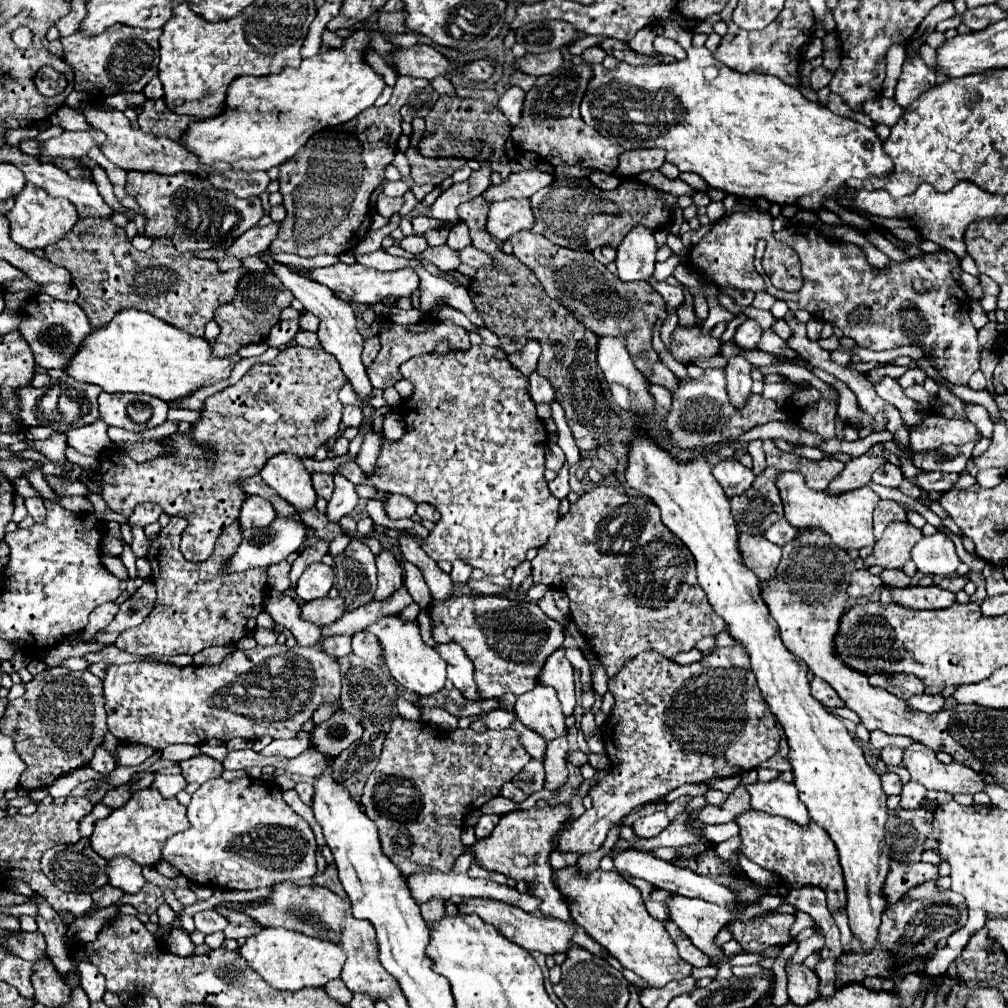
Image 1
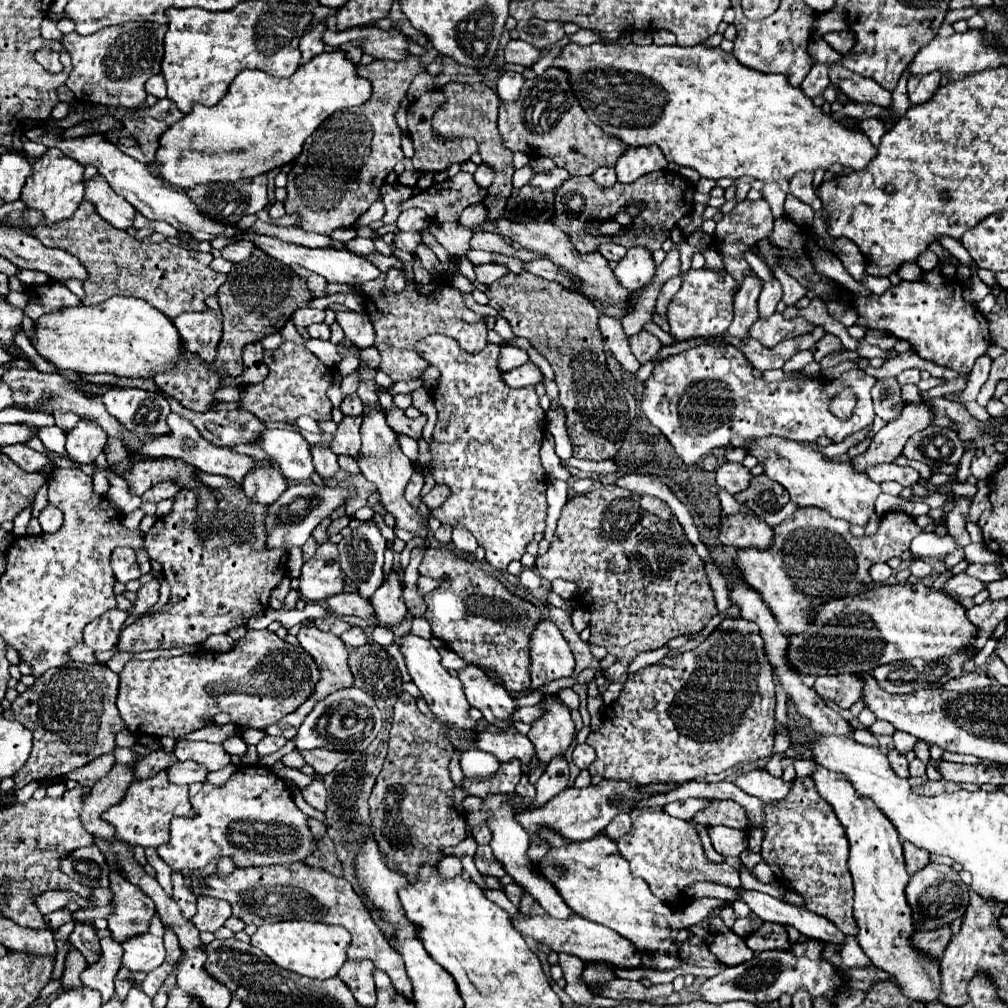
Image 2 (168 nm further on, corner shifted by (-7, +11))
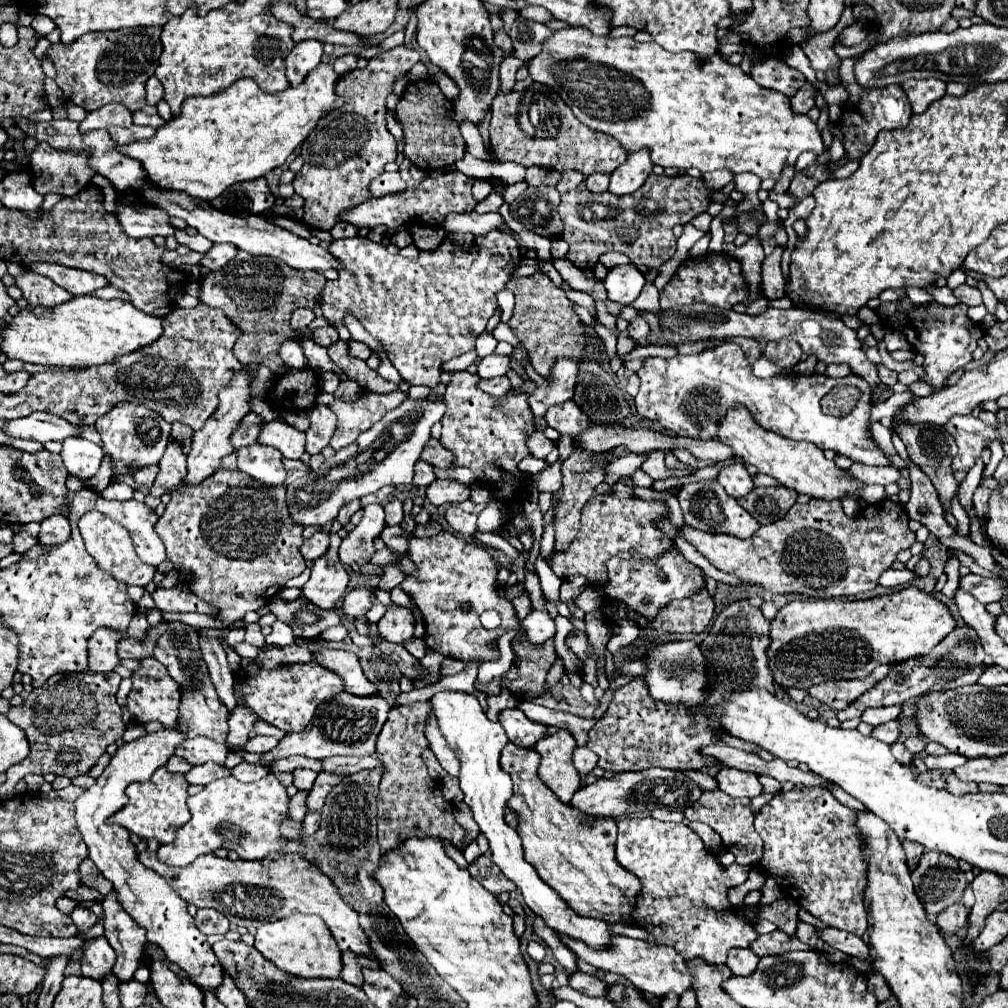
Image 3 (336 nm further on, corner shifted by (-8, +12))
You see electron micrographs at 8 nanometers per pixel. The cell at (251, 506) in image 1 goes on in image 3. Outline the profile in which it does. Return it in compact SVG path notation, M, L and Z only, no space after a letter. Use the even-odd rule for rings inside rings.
M260 443L238 449L238 469L264 485L284 485L286 479L282 453Z

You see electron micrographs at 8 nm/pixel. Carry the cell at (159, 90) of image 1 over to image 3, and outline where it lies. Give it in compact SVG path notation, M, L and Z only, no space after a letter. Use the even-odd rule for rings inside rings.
M150 77L148 83L146 83L146 101L148 101L148 105L156 105L162 99L162 95L164 95L164 87L162 87L160 79Z

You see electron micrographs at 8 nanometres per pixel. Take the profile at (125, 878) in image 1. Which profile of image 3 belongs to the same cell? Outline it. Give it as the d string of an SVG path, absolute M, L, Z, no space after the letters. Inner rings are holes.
M112 891L102 901L104 907L104 937L116 951L118 959L112 973L120 983L126 983L134 977L134 971L140 967L144 953L144 927L136 927L136 921L120 907L116 893Z

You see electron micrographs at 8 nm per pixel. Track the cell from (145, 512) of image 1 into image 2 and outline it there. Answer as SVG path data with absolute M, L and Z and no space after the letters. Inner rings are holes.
M165 480L165 482L159 482L155 484L153 488L149 488L145 494L143 494L143 500L145 502L161 502L165 498L173 498L175 492L179 492L181 486L177 482L171 482L171 480Z

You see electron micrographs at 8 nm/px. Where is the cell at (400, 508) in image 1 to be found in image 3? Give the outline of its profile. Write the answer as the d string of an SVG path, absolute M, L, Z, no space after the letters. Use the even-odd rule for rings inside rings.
M420 459L420 463L416 463L416 467L414 467L414 479L412 479L412 487L422 489L422 487L430 485L434 479L436 479L436 475L434 475L432 465Z

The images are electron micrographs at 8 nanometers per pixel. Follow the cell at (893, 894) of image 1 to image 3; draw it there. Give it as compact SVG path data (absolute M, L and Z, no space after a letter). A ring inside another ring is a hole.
M904 841L904 851L906 851L906 861L908 861L908 867L914 869L920 861L920 857L924 855L924 847L920 847L920 843L912 843L912 841Z

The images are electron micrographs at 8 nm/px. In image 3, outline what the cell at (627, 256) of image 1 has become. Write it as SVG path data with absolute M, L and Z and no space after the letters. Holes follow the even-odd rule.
M628 263L628 265L612 267L604 279L604 285L608 291L608 299L628 305L640 295L642 287L646 285L646 279L636 269L636 265Z

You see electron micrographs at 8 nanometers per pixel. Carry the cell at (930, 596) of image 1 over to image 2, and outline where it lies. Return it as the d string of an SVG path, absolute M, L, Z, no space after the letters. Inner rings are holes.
M957 574L953 576L947 584L945 584L945 592L949 596L961 596L961 598L973 598L975 594L979 594L981 590L985 590L985 582L969 576L969 574Z

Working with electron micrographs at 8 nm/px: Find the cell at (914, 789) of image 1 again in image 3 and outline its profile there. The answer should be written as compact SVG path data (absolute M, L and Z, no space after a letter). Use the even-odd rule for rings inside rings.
M946 755L946 757L924 757L924 763L928 769L956 769L958 765L964 763L964 757L962 755Z

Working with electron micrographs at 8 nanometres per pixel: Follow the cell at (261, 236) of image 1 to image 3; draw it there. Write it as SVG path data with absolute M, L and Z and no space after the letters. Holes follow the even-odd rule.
M228 243L214 245L214 247L204 255L204 259L200 261L200 265L208 267L210 271L218 271L220 267L228 265L228 263L236 257L236 253L238 253L238 247L232 247L232 245L228 245Z

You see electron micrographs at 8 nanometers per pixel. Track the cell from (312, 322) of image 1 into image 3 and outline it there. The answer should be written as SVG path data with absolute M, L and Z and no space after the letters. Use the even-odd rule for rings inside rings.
M296 309L292 313L292 319L290 319L290 325L296 329L296 331L302 331L302 329L308 329L308 325L314 321L314 311L312 309Z

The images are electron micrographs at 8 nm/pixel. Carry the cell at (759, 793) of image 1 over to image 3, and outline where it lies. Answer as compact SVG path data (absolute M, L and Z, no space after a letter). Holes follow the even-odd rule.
M722 767L716 775L716 781L720 785L720 791L728 793L730 797L758 797L762 795L762 787L756 773L738 771L732 767Z

